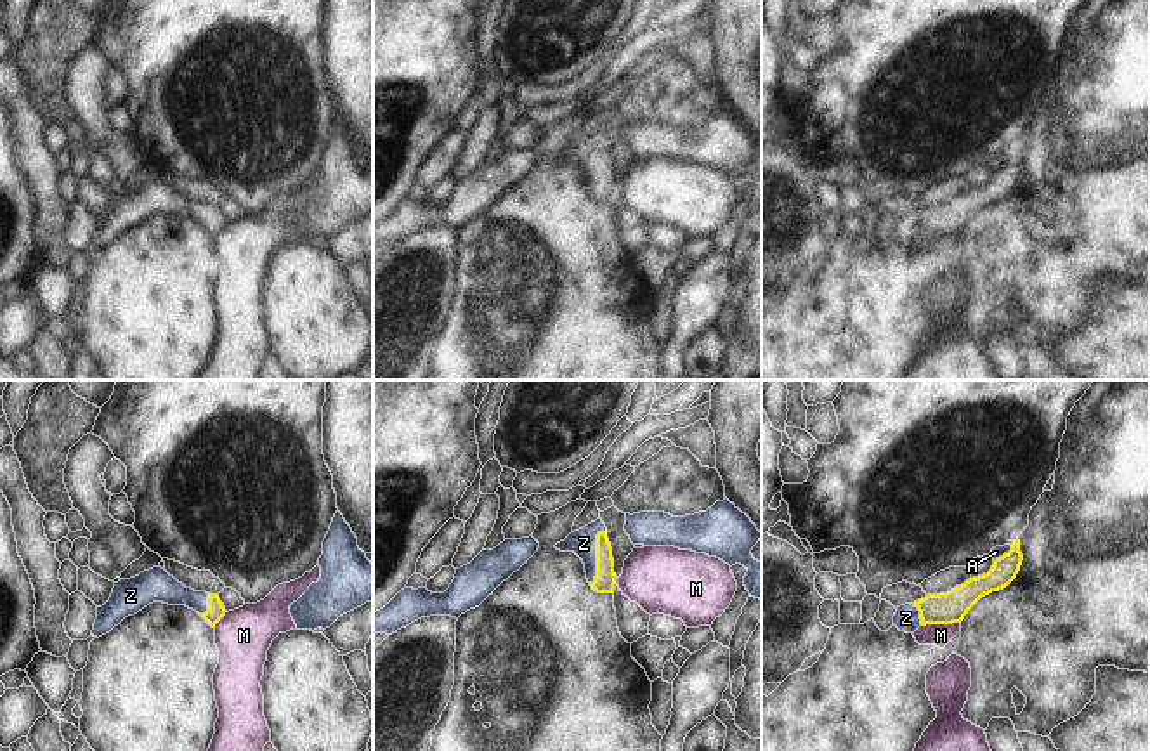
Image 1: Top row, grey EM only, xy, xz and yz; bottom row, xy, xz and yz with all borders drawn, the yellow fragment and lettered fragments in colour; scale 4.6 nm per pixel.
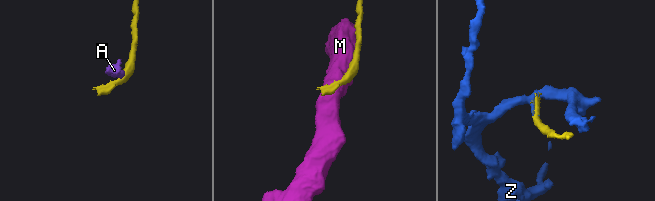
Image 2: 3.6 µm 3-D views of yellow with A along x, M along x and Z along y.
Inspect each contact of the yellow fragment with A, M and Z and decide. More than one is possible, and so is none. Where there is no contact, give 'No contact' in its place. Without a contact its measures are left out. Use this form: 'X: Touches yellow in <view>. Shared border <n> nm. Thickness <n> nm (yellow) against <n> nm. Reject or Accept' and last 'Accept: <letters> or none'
A: Touches yellow in yz. Shared border 120 nm. Thickness 120 nm (yellow) against 50 nm. Reject
M: Touches yellow in yz. Shared border 190 nm. Thickness 150 nm (yellow) against 100 nm. Reject
Z: Touches yellow in xz. Shared border 260 nm. Thickness 100 nm (yellow) against 120 nm. Accept
Accept: Z

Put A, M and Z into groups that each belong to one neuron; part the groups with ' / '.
A / M / Z

